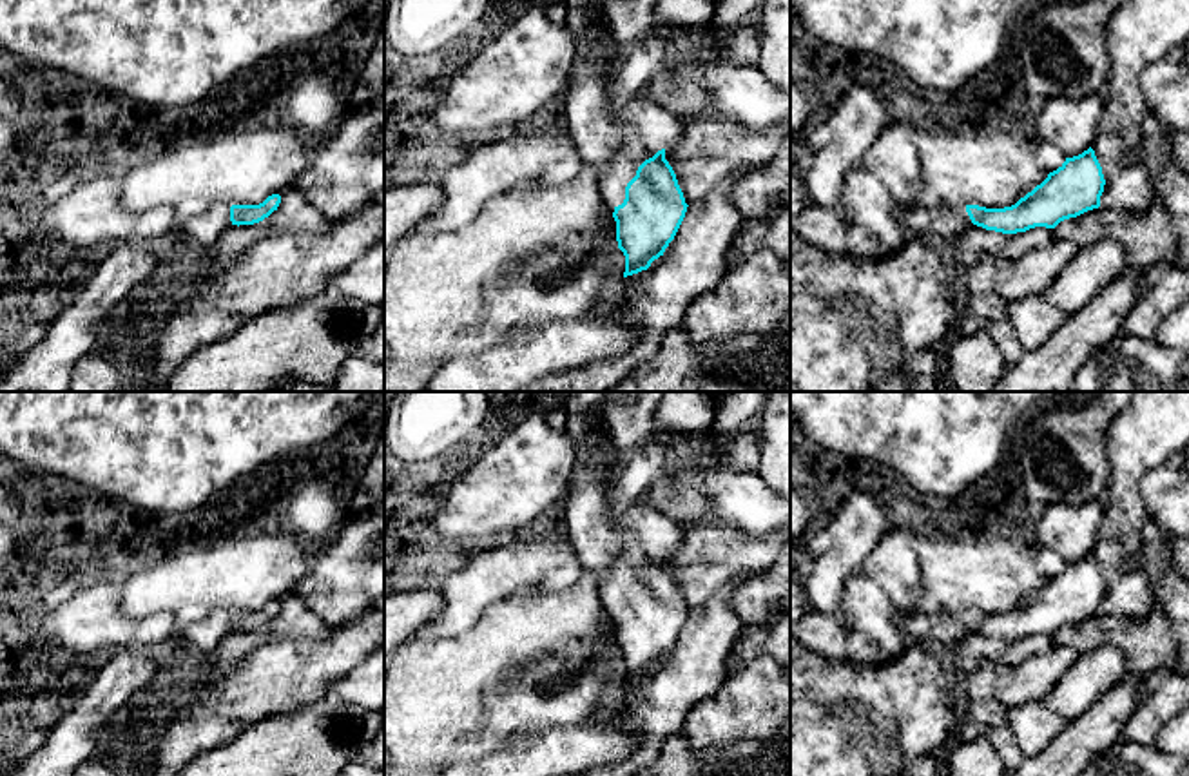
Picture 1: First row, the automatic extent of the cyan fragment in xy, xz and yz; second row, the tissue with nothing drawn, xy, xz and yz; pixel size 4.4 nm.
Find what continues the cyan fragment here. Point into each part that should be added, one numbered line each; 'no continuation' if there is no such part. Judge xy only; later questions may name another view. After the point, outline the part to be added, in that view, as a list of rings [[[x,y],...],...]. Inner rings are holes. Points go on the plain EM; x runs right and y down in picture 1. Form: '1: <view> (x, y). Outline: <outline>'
1: xy (205, 635). Outline: [[[212,609],[203,620],[183,627],[181,636],[190,644],[196,656],[208,660],[228,633],[232,633],[230,613]]]

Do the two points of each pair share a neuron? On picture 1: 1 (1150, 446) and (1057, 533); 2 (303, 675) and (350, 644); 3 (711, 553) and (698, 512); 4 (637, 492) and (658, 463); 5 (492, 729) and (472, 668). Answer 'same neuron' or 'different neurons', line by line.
1: different neurons
2: same neuron
3: different neurons
4: same neuron
5: same neuron

